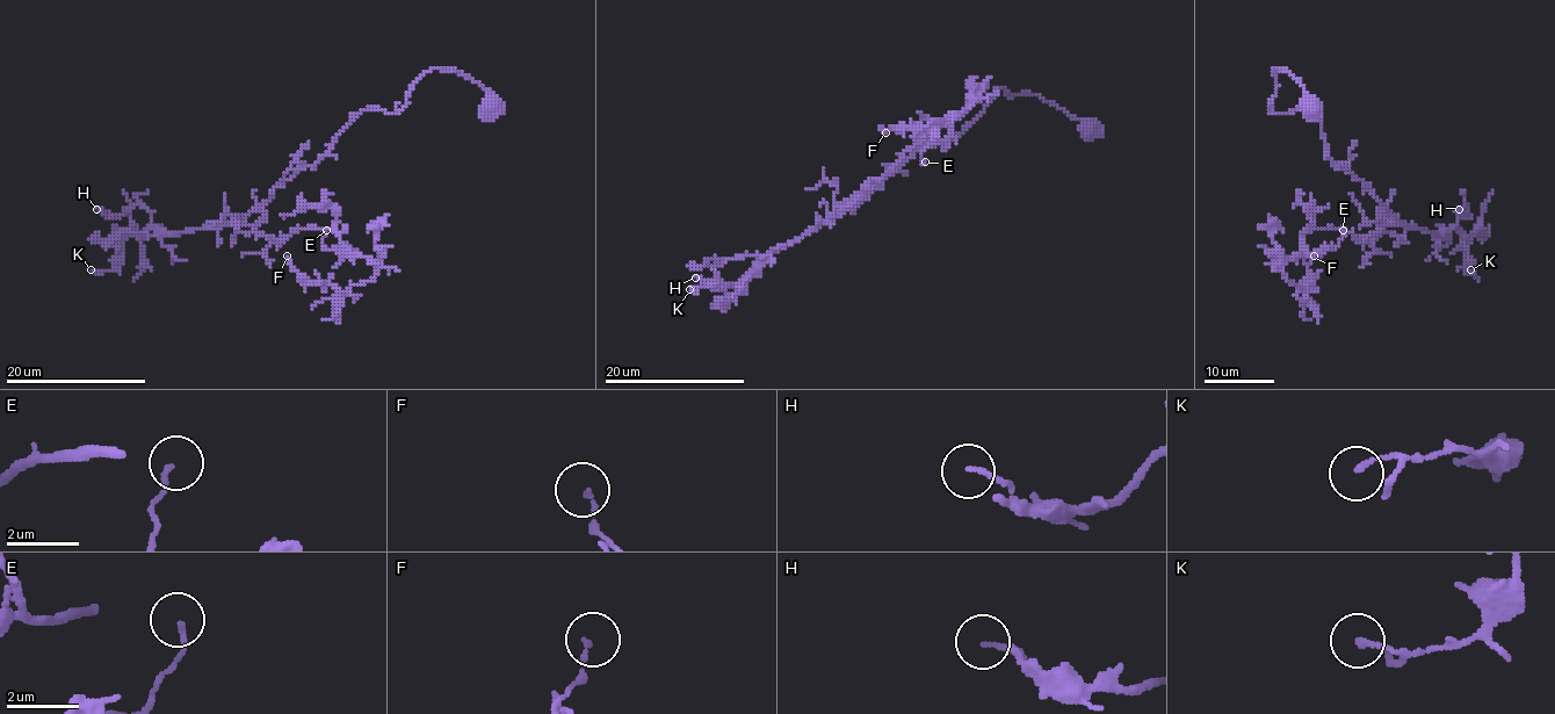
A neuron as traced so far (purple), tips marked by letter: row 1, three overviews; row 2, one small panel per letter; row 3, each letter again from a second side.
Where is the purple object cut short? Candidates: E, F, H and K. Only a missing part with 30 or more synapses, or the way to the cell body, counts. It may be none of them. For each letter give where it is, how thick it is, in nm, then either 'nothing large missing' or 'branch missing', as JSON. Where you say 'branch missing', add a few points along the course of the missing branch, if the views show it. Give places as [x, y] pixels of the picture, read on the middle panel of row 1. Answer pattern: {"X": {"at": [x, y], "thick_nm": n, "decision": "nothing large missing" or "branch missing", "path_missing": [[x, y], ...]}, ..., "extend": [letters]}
{"E": {"at": [925, 161], "thick_nm": 120, "decision": "nothing large missing"}, "F": {"at": [886, 132], "thick_nm": 130, "decision": "nothing large missing"}, "H": {"at": [695, 278], "thick_nm": 120, "decision": "nothing large missing"}, "K": {"at": [689, 289], "thick_nm": 150, "decision": "nothing large missing"}, "extend": []}

